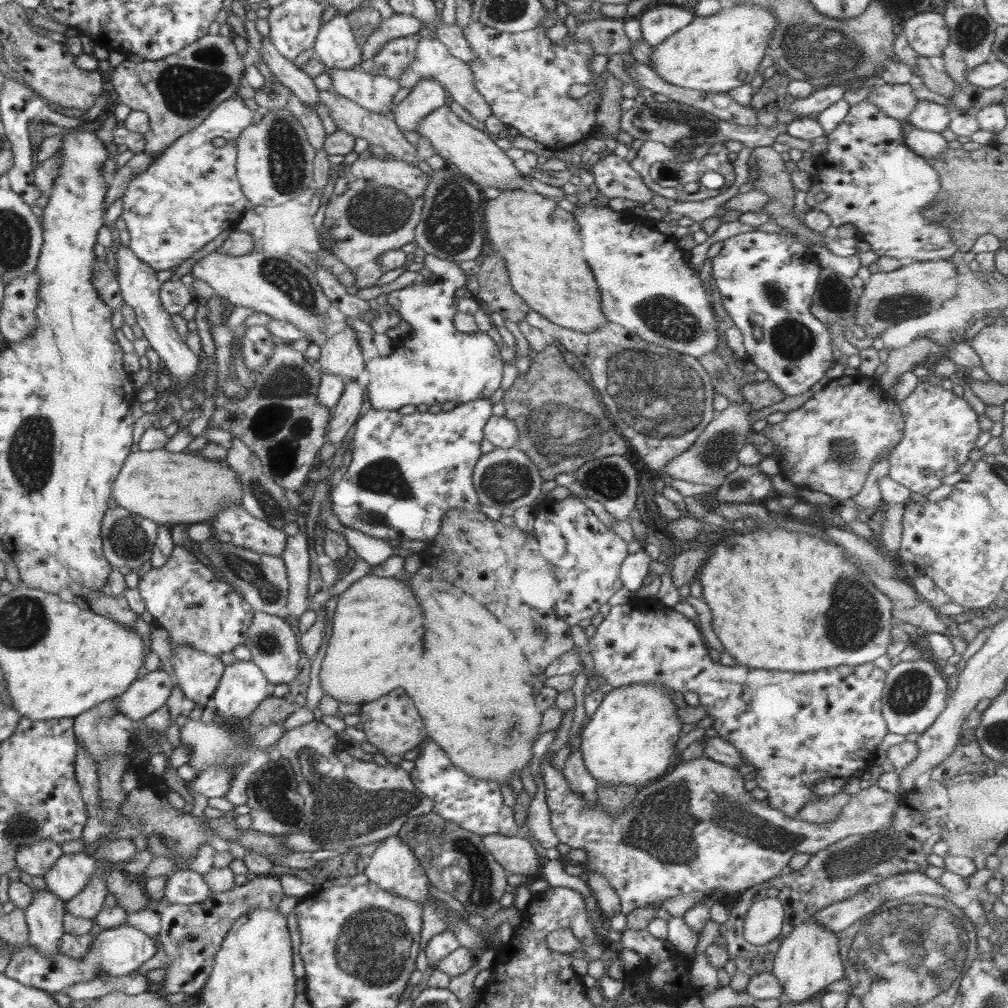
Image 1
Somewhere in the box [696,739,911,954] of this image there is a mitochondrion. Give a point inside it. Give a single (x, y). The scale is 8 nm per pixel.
(733, 813)

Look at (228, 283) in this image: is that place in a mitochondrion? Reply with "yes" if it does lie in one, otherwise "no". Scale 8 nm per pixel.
no

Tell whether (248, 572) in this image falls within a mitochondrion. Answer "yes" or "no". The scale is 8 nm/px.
yes

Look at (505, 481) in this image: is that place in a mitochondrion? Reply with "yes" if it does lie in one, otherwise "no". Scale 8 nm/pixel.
yes

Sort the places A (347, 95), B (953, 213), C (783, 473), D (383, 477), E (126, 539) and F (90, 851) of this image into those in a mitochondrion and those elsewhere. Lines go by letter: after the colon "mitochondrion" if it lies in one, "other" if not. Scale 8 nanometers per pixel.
A: other
B: mitochondrion
C: other
D: mitochondrion
E: mitochondrion
F: other

